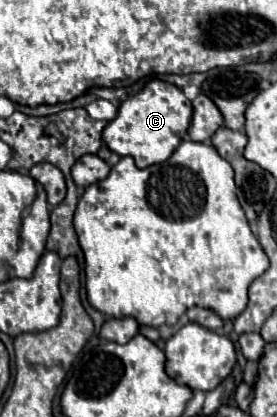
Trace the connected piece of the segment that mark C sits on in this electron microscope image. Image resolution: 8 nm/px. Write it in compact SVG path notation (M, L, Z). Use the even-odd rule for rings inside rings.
M150 79L142 91L120 103L116 119L102 131L102 141L110 147L110 151L130 155L136 165L144 169L166 161L166 157L170 157L170 153L180 145L190 125L190 113L192 103L186 99L182 89L160 79Z

